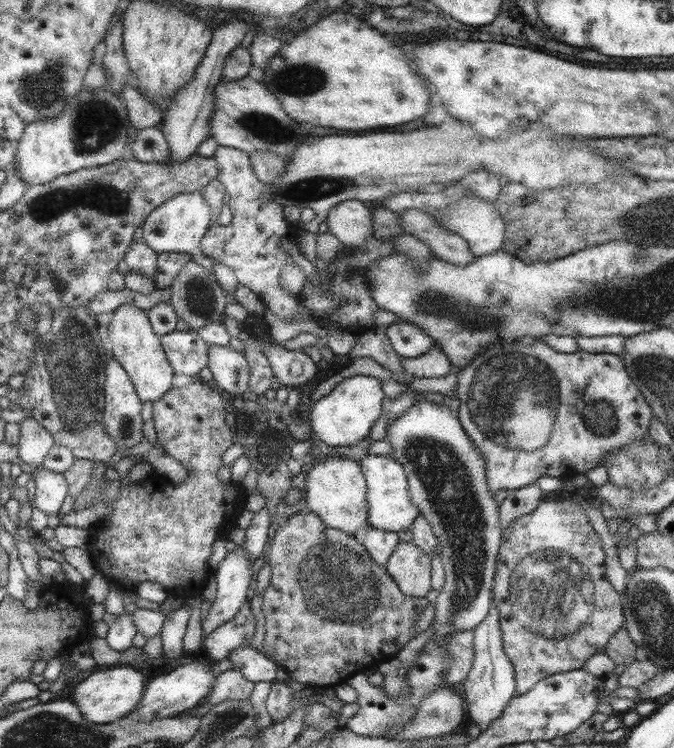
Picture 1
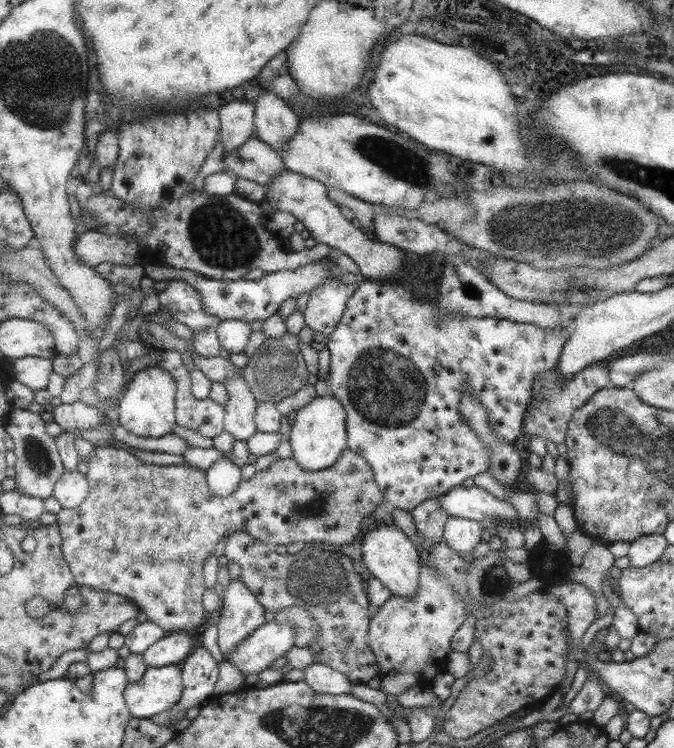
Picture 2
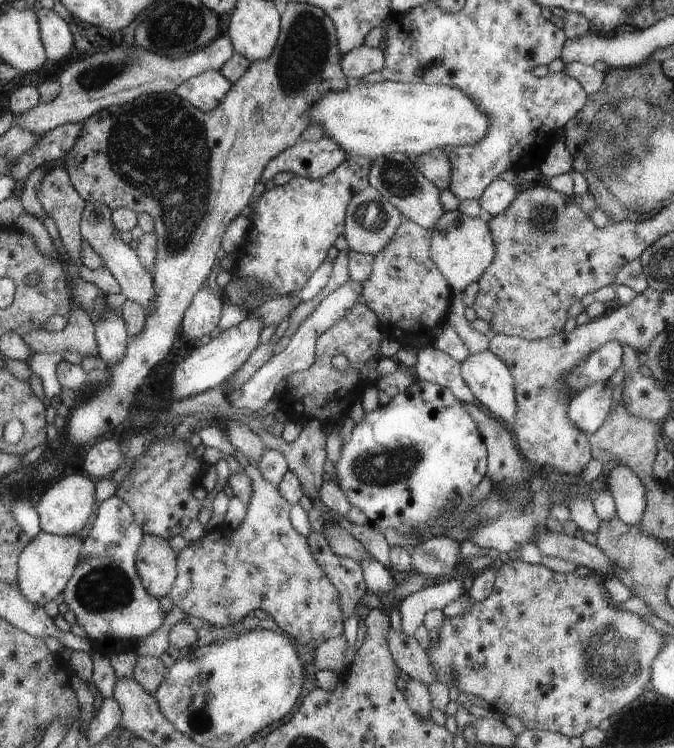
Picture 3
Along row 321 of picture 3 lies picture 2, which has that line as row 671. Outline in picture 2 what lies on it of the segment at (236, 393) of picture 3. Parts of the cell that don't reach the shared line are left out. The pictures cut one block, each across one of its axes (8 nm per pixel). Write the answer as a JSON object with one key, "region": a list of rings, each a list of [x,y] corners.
{"region":[[[312,664],[304,670],[304,682],[318,694],[351,694],[352,682],[348,676],[324,664]]]}

